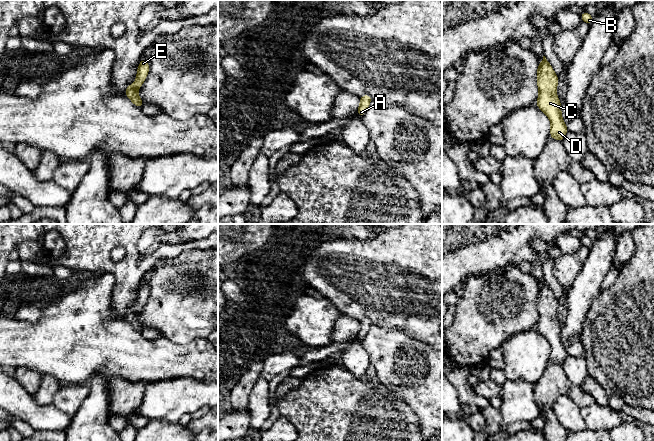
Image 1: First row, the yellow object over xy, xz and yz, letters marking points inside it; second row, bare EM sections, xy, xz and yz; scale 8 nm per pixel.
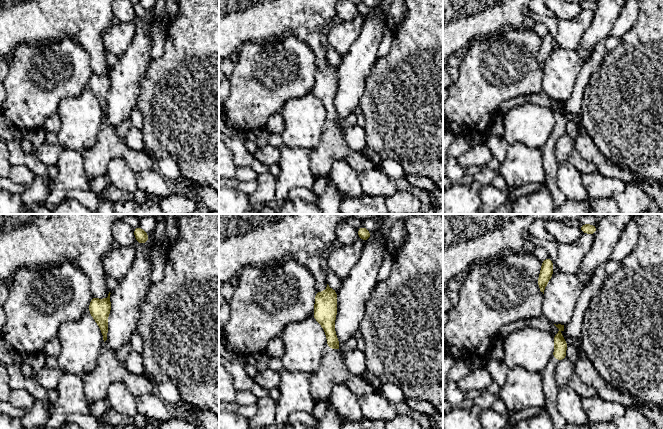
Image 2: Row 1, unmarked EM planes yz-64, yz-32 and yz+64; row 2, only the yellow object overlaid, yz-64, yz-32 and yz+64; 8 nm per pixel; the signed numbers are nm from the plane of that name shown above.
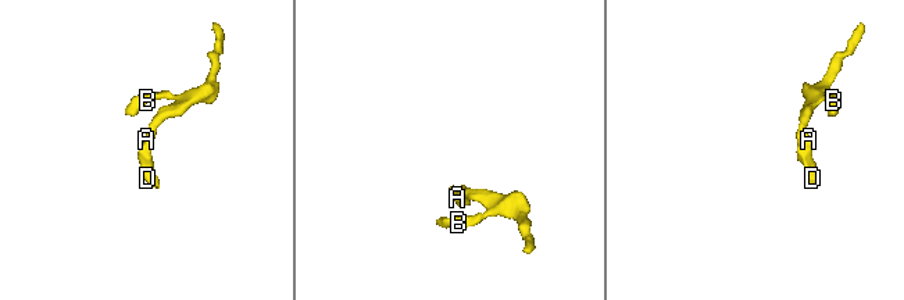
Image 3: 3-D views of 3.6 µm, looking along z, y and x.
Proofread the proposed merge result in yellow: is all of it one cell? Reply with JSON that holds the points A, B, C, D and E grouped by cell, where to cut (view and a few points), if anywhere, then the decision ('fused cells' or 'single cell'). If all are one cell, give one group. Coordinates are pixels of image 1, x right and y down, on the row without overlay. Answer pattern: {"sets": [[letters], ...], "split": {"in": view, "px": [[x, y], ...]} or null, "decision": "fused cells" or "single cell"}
{"sets": [["A", "B", "C", "D", "E"]], "split": null, "decision": "single cell"}

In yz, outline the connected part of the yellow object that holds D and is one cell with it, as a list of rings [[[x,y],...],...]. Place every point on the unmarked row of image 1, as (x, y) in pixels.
[[[543,280],[543,285],[539,287],[537,293],[537,309],[539,321],[536,329],[548,340],[551,346],[550,361],[563,365],[568,353],[562,343],[561,327],[556,318],[558,301],[545,280]]]

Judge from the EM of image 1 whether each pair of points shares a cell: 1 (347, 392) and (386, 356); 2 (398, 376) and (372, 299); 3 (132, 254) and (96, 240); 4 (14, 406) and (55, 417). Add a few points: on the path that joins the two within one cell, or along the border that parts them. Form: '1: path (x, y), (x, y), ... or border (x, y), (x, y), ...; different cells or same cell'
1: border (375, 375), (391, 392); different cells
2: border (373, 323), (387, 329), (401, 330), (404, 333); different cells
3: path (125, 244), (121, 240), (106, 240); same cell
4: path (24, 407), (40, 417), (45, 417); same cell

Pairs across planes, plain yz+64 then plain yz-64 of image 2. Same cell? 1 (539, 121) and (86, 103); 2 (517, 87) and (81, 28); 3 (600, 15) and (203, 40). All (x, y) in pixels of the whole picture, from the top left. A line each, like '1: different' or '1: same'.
1: same
2: different
3: different

